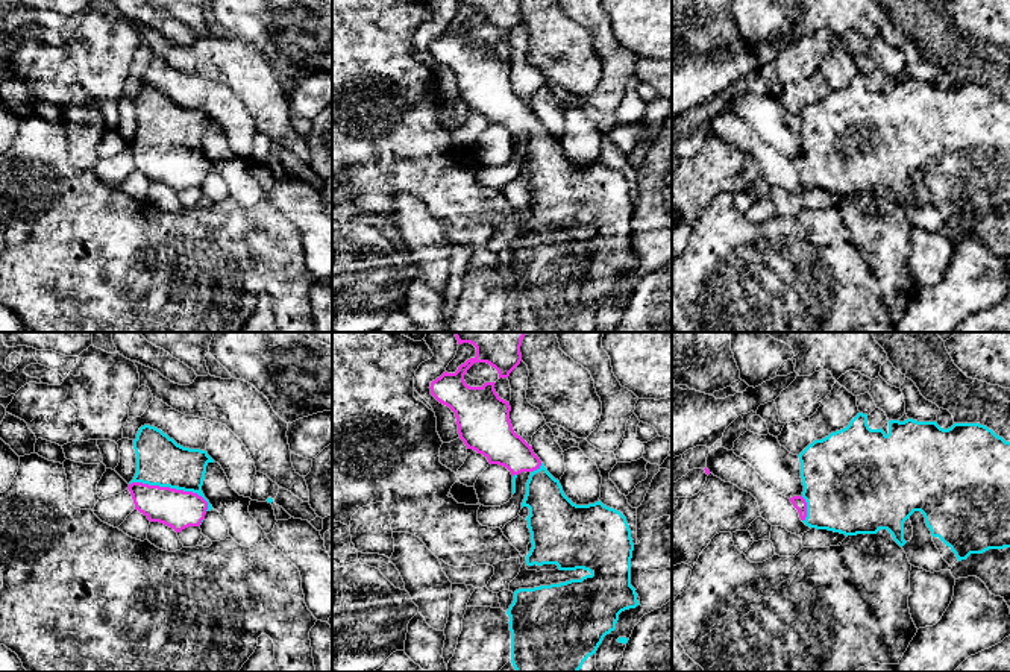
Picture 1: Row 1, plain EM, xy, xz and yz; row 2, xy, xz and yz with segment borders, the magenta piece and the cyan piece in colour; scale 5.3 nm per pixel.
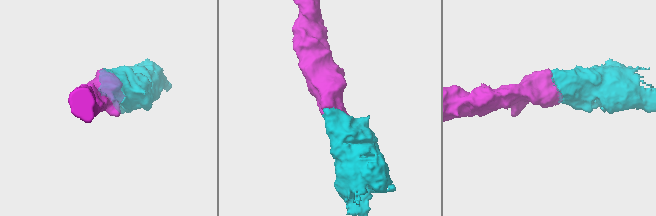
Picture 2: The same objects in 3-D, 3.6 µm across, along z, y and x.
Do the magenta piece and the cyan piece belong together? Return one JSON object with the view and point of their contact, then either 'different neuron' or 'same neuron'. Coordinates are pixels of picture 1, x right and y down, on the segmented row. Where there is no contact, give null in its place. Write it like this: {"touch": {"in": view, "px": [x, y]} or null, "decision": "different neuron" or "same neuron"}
{"touch": {"in": "xy", "px": [172, 489]}, "decision": "same neuron"}

